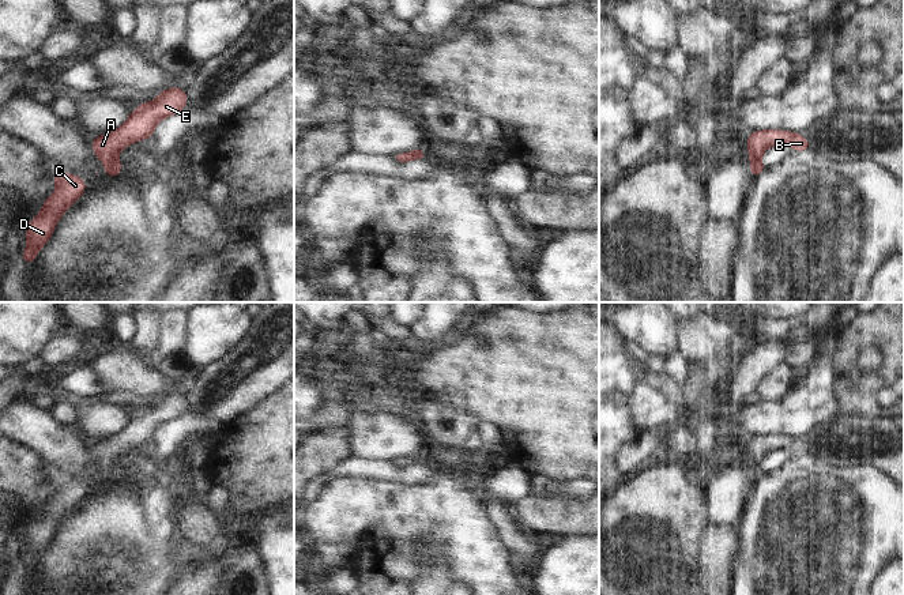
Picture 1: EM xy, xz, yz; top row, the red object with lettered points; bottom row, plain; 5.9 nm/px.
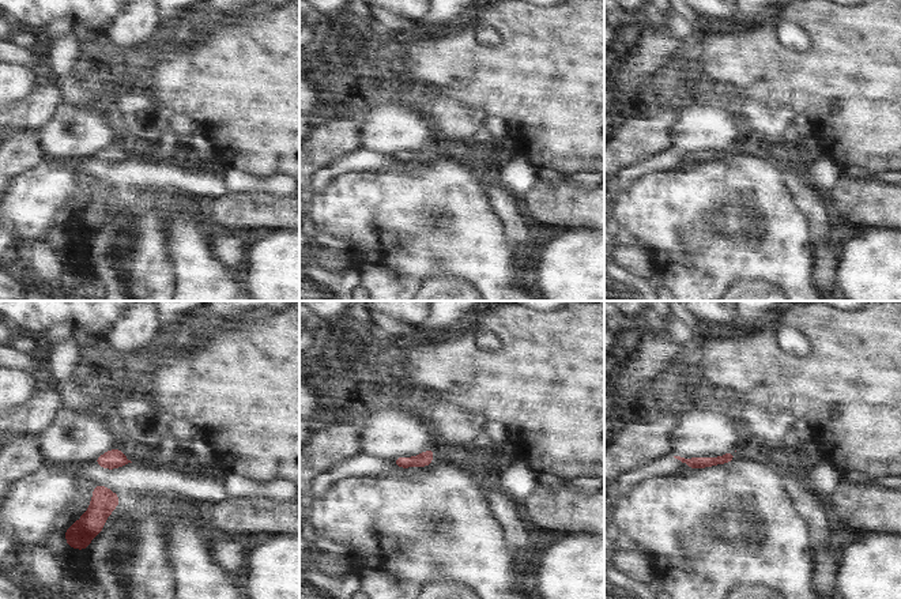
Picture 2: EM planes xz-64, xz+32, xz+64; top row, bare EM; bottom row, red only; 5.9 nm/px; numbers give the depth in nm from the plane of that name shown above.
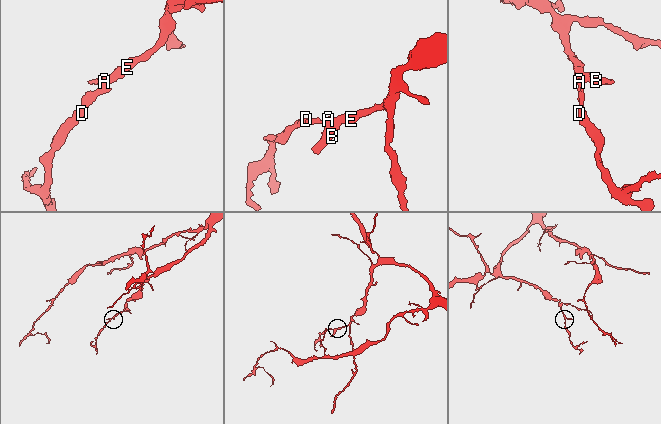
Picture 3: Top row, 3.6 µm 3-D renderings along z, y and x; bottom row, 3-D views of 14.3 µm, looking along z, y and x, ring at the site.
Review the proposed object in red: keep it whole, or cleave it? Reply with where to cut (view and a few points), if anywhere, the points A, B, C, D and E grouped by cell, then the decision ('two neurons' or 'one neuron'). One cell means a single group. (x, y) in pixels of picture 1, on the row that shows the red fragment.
no cut | A B C D E | one neuron

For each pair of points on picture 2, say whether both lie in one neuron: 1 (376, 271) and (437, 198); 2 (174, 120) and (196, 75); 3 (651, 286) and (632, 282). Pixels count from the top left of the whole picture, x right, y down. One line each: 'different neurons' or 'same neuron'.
1: same neuron
2: different neurons
3: same neuron

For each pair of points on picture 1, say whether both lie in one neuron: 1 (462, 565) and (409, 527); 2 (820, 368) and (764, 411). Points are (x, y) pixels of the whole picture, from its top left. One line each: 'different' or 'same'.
1: same
2: same

